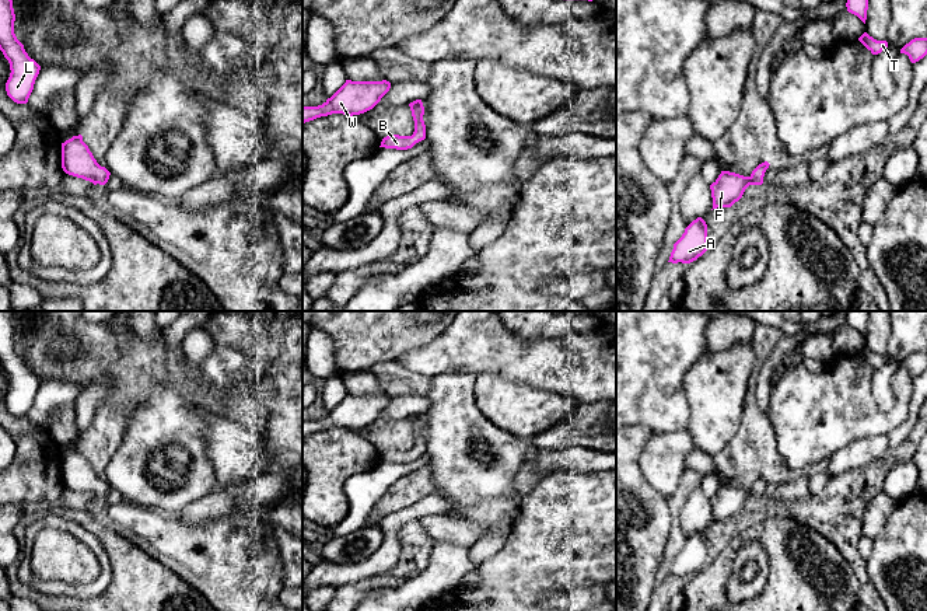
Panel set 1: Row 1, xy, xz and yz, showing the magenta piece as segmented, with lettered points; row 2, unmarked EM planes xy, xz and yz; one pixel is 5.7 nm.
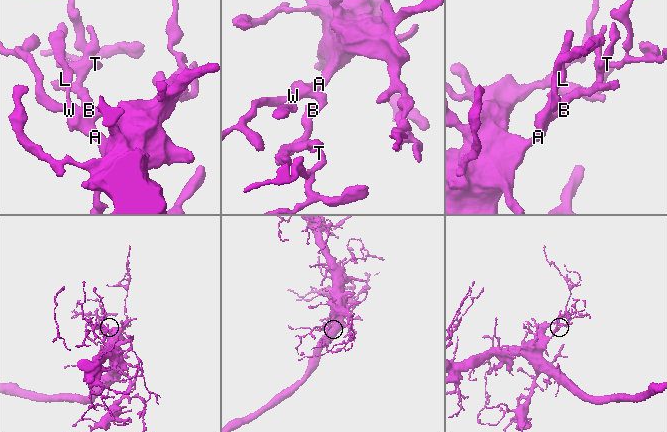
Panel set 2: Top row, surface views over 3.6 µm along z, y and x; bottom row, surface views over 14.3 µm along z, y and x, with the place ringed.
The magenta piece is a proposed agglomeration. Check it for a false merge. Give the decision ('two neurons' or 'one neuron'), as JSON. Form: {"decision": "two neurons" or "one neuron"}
{"decision": "one neuron"}

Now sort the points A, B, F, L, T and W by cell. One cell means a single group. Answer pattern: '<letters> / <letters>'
A B F L T W

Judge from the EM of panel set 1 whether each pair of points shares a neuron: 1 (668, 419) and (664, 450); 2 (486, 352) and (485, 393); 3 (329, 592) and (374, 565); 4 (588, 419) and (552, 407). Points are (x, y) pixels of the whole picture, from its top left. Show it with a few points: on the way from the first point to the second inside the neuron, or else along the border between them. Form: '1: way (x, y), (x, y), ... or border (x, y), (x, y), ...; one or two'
1: border (686, 428), (654, 435); two
2: border (478, 374), (497, 373), (518, 381); two
3: border (336, 586), (317, 587); two
4: border (577, 404), (572, 414), (544, 432); two

